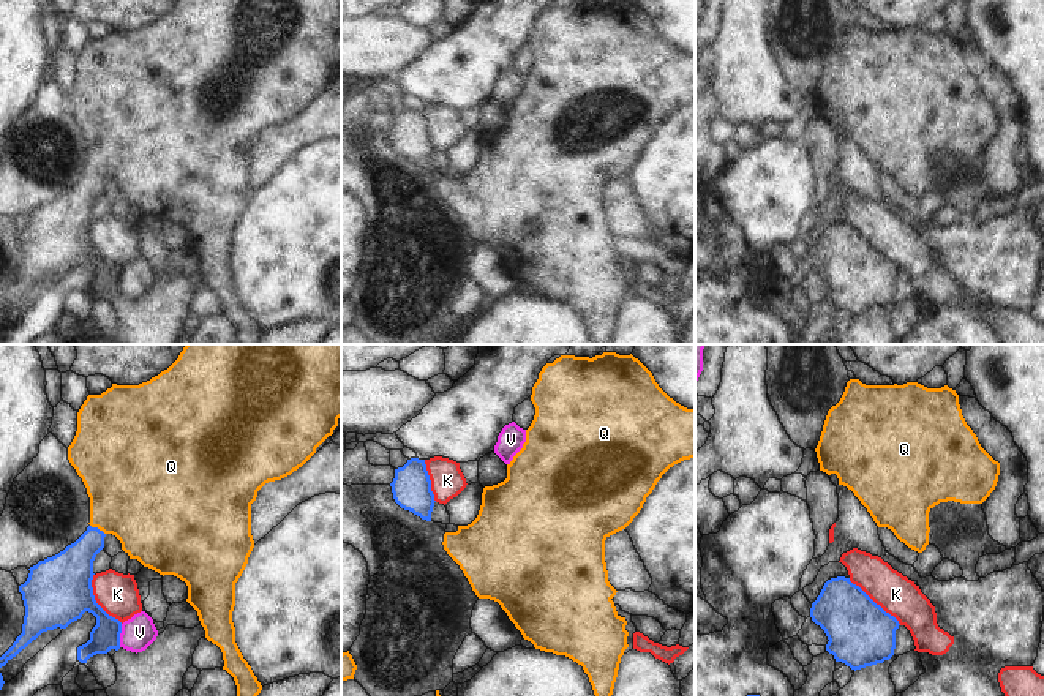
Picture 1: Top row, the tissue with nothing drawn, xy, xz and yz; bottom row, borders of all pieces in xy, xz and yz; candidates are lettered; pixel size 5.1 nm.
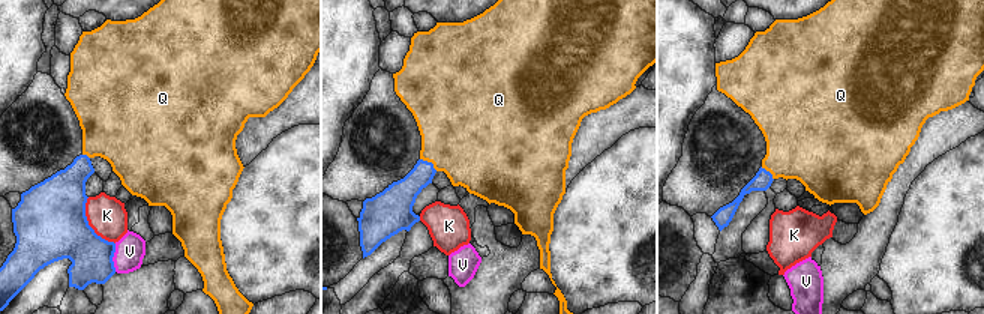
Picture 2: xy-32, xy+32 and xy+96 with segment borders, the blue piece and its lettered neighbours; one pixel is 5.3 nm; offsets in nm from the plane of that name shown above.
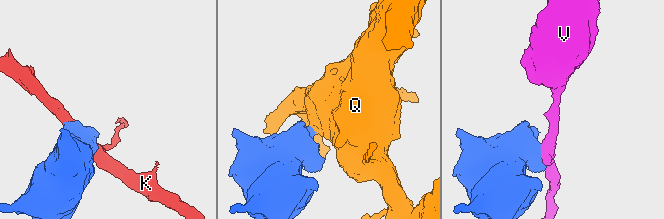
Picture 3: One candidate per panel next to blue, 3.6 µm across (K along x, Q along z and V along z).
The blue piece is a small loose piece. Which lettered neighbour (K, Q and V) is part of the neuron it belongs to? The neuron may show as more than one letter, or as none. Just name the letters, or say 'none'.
Q

